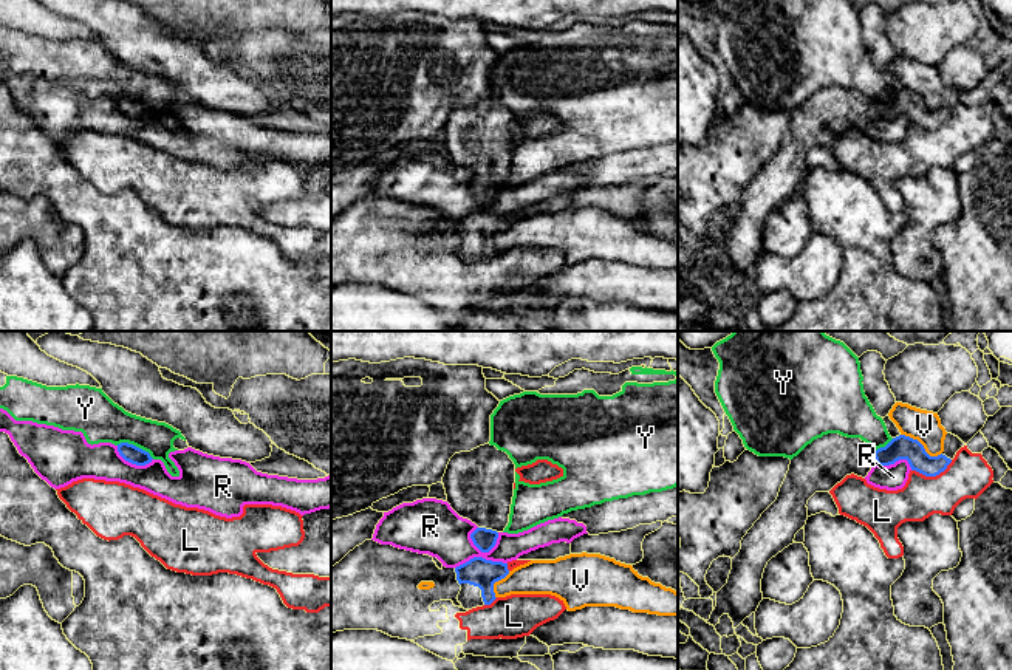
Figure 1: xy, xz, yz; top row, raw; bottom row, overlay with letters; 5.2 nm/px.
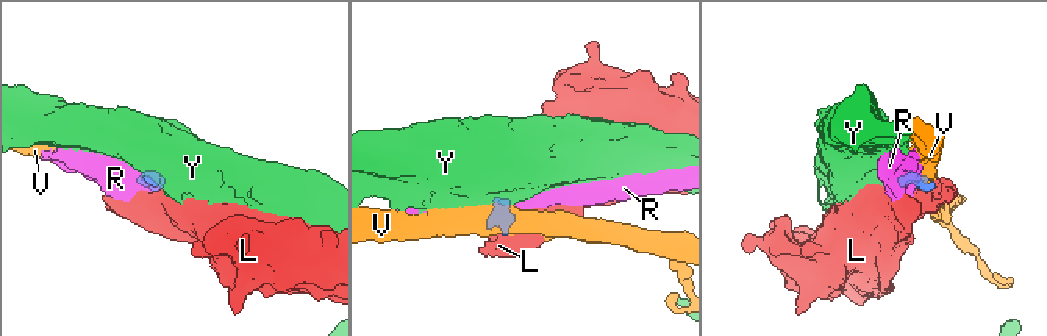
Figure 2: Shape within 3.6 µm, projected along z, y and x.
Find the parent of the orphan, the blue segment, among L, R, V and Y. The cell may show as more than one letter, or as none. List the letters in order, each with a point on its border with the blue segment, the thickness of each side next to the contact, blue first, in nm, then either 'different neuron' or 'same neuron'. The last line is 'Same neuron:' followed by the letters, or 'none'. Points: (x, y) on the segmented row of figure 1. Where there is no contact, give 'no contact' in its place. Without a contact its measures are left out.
L: contact yz (932, 475); calibres 130 and 220 nm; different neuron
R: contact xz (480, 557); calibres 150 and 260 nm; different neuron
V: contact yz (923, 446); calibres 130 and 160 nm; different neuron
Y: contact xy (135, 446); calibres 90 and 220 nm; different neuron
Same neuron: none

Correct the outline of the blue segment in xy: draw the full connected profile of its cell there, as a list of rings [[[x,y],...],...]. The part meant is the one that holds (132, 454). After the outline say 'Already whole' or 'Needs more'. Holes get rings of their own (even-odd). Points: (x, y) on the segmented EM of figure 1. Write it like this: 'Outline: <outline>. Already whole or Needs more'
Outline: [[[128,443],[118,444],[118,452],[125,461],[136,466],[145,466],[153,460],[149,452]]]. Already whole

